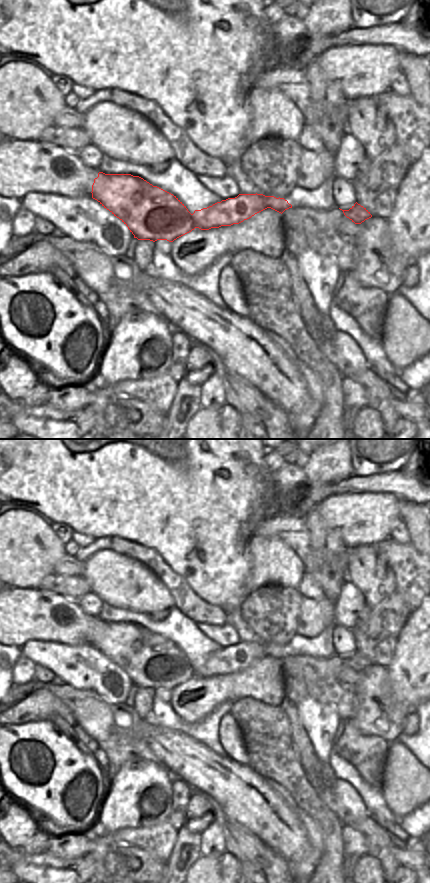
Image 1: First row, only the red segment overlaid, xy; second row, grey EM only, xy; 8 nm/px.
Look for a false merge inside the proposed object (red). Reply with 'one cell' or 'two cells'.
two cells

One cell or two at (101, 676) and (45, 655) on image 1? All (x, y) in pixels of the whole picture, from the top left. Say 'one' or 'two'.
one

